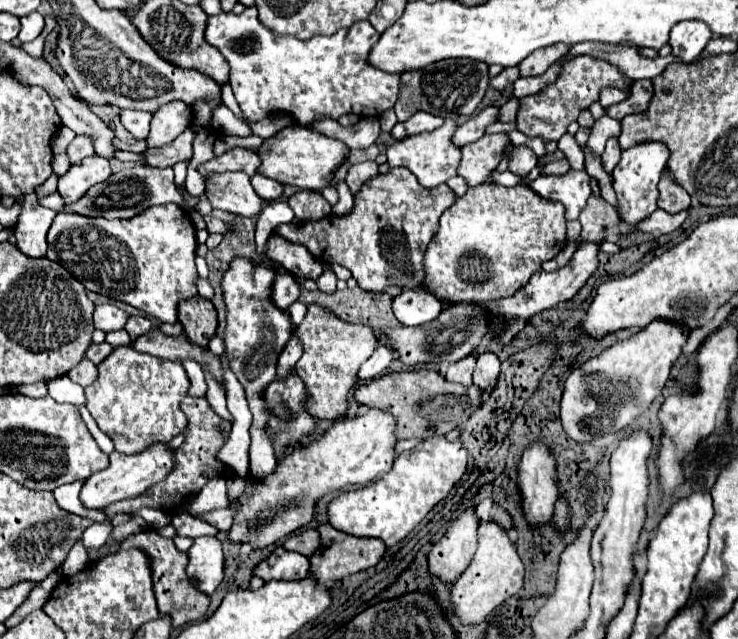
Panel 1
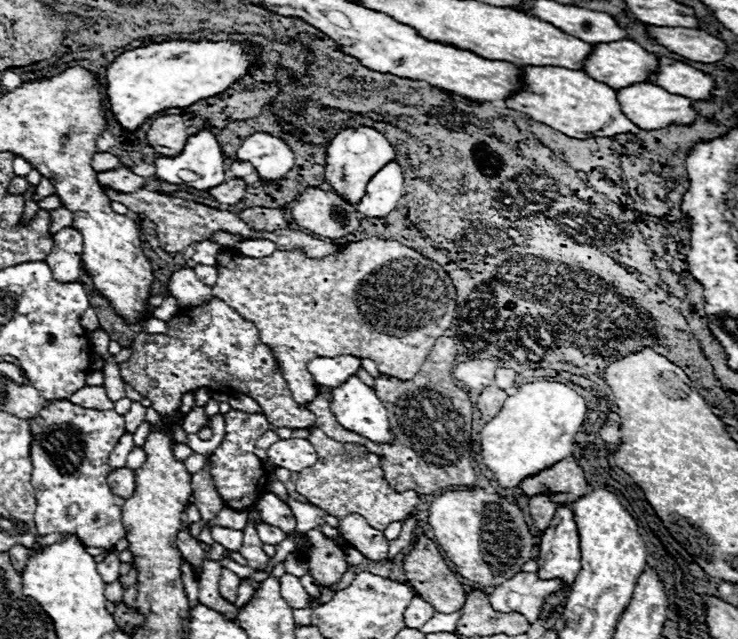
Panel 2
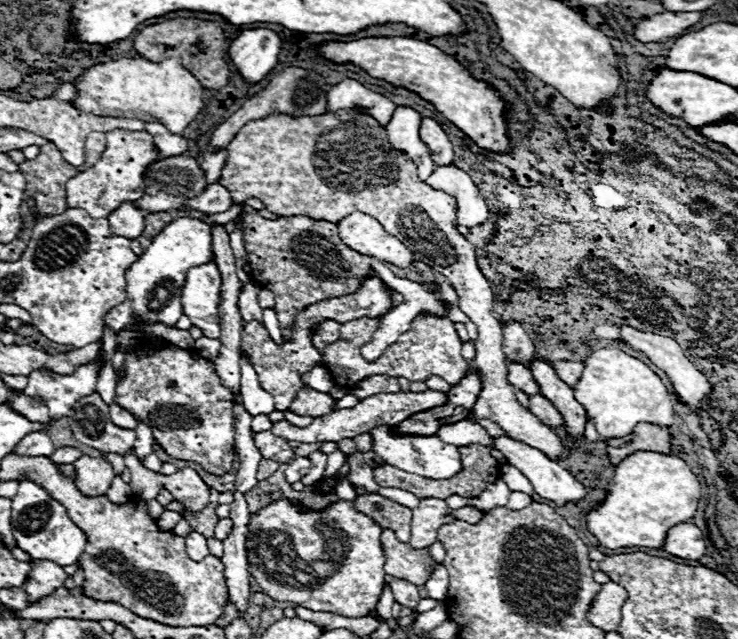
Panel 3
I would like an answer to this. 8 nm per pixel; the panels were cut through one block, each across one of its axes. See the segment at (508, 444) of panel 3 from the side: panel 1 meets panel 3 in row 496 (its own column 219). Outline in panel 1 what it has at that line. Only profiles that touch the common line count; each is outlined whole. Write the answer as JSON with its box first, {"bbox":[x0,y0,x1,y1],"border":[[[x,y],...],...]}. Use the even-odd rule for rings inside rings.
{"bbox":[186,536,224,596],"border":[[[214,536],[196,538],[186,554],[188,578],[196,584],[196,590],[210,596],[224,578],[224,554],[220,540]]]}

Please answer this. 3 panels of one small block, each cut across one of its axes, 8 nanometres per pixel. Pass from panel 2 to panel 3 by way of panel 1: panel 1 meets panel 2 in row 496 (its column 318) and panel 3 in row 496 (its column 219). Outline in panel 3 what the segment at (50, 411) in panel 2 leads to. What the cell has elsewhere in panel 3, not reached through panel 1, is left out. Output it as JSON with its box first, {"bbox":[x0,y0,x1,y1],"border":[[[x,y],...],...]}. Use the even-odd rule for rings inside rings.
{"bbox":[12,482,86,566],"border":[[[22,482],[18,494],[12,498],[12,534],[16,546],[24,550],[32,562],[50,560],[60,566],[76,564],[86,546],[82,530],[68,518],[66,508],[58,504],[54,498],[50,498],[34,482]]]}

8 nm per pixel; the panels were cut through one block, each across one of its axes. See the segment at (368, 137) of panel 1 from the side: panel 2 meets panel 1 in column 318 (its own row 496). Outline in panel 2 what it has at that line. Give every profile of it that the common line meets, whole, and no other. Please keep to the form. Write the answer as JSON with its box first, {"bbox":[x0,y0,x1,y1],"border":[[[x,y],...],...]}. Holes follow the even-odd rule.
{"bbox":[108,468,136,498],"border":[[[120,468],[120,470],[112,470],[110,476],[108,476],[108,484],[112,488],[112,492],[116,496],[122,496],[122,498],[130,498],[136,490],[136,482],[134,482],[134,472],[128,470],[128,468]]]}

